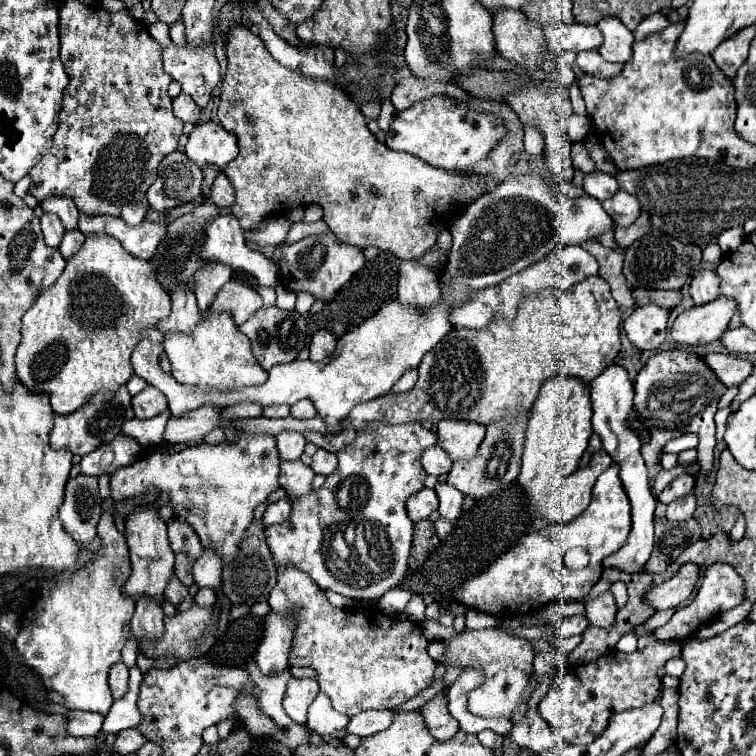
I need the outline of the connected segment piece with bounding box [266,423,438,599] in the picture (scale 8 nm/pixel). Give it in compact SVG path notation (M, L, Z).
M420 423L404 425L366 425L356 431L356 437L338 453L338 467L330 473L318 491L300 497L294 503L292 515L278 525L266 529L266 541L278 569L294 565L302 569L320 589L334 591L354 599L380 599L386 591L394 589L408 575L408 555L412 543L412 527L406 513L406 501L416 491L424 489L428 473L422 469L422 453L426 447L436 445L434 431L426 431Z

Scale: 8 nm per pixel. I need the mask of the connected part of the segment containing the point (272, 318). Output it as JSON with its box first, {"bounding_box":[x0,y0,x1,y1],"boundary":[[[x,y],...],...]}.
{"bounding_box":[238,307,306,369],"boundary":[[[262,307],[258,309],[244,325],[238,327],[250,341],[252,353],[262,365],[262,369],[270,369],[280,363],[290,363],[298,359],[298,353],[306,347],[306,321],[296,311],[282,311],[278,307]]]}

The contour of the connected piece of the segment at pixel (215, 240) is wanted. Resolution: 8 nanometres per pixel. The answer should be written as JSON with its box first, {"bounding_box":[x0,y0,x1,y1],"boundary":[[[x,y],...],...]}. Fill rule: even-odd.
{"bounding_box":[200,215,280,287],"boundary":[[[224,215],[224,217],[214,217],[206,227],[204,227],[204,245],[200,255],[204,257],[204,261],[222,261],[232,265],[238,271],[248,271],[250,275],[256,277],[256,281],[260,285],[268,285],[268,287],[276,287],[280,281],[280,273],[278,273],[278,265],[274,265],[274,261],[270,261],[268,257],[264,257],[260,251],[246,247],[244,243],[244,231],[238,223],[238,219],[234,215]]]}

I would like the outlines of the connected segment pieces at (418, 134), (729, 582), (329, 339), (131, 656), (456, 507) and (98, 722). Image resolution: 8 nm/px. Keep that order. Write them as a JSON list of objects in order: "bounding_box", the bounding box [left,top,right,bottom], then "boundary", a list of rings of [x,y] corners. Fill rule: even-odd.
[{"bounding_box":[386,97,504,171],"boundary":[[[430,97],[396,115],[386,133],[386,147],[420,157],[432,167],[470,171],[478,161],[488,157],[490,149],[494,149],[504,135],[502,119],[494,117],[494,113],[472,111],[464,103],[456,103],[448,97]]]},{"bounding_box":[654,563,746,641],"boundary":[[[712,563],[706,567],[702,585],[694,595],[692,603],[688,603],[684,609],[678,609],[666,625],[654,631],[654,635],[658,641],[688,641],[696,635],[696,631],[702,625],[708,625],[710,621],[718,619],[724,611],[730,611],[744,601],[746,601],[746,585],[742,581],[742,575],[730,563]]]},{"bounding_box":[310,329,338,361],"boundary":[[[326,329],[316,331],[310,343],[310,361],[324,361],[326,357],[330,357],[330,353],[334,353],[336,349],[336,343],[338,339],[330,331]]]},{"bounding_box":[122,635,138,667],"boundary":[[[130,635],[124,649],[122,649],[122,663],[128,667],[136,665],[136,657],[138,657],[138,647],[136,647],[136,637]]]},{"bounding_box":[434,483,462,521],"boundary":[[[438,483],[434,487],[438,499],[440,499],[440,517],[444,519],[450,519],[450,521],[456,521],[460,517],[460,511],[462,511],[462,493],[458,489],[454,489],[452,485],[448,483]]]},{"bounding_box":[68,711,104,737],"boundary":[[[70,711],[68,713],[68,733],[72,737],[94,737],[102,727],[104,717],[100,713]]]}]

